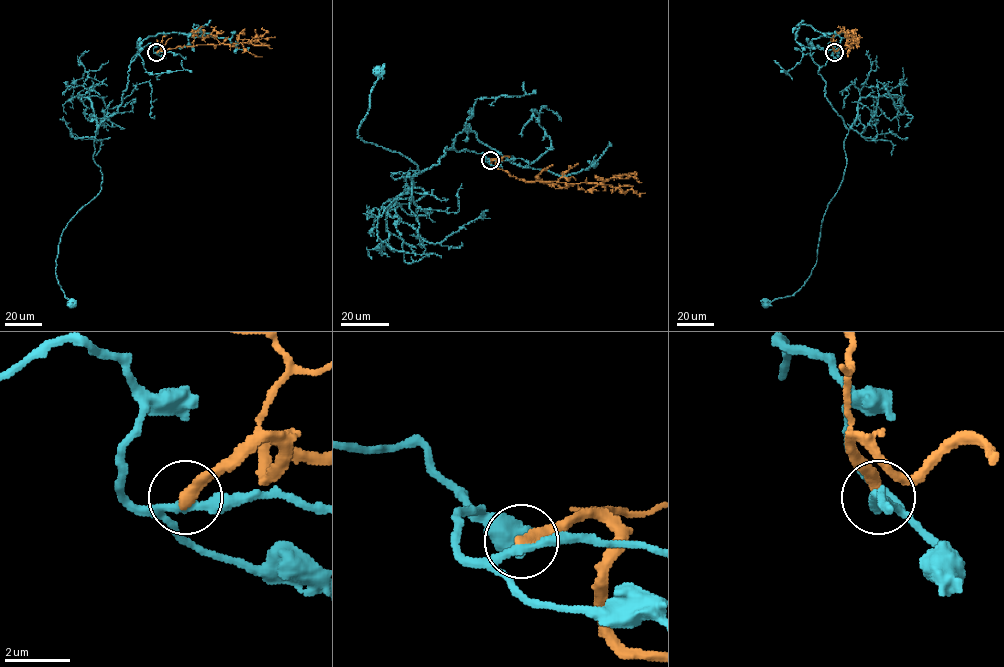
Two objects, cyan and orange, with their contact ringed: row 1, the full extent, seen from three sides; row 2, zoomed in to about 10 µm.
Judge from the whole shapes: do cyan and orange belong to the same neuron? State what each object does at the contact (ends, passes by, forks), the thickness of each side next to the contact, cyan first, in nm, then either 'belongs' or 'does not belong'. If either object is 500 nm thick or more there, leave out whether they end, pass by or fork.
cyan passes by; orange ends there; 260 nm thick on the cyan side, 380 nm on the other; does not belong

